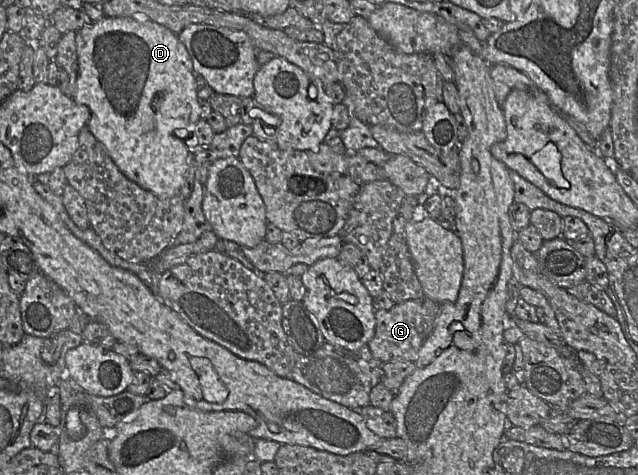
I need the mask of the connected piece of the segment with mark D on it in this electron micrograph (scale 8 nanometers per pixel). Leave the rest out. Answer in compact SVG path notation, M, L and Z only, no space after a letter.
M109 17L93 21L77 31L76 35L78 53L78 78L73 99L76 103L85 105L90 110L90 118L87 127L94 137L105 147L112 160L120 171L139 187L161 198L173 198L180 195L180 189L184 183L188 170L189 150L184 141L193 131L196 123L201 119L201 108L197 96L196 73L193 62L186 46L179 40L177 34L170 29L148 18L135 17Z

